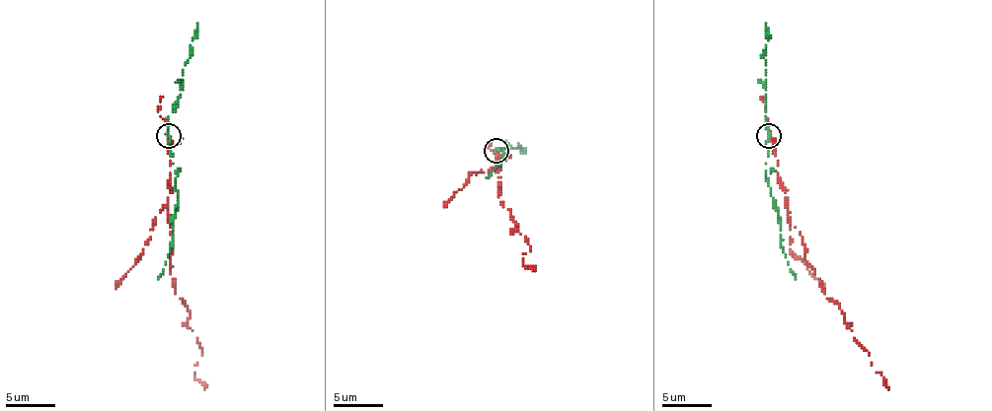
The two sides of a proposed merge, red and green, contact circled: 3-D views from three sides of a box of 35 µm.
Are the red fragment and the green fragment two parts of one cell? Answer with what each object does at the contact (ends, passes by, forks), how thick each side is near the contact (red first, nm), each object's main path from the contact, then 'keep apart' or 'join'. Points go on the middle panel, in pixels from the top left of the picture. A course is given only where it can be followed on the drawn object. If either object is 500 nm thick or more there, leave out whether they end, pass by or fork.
red passes by; green ends there; 200 nm thick on the red side, 360 nm on the other; red runs (496, 153), (496, 170), (500, 184), (498, 189), (503, 207), (530, 246), (523, 253), (523, 266), (535, 271); green runs (496, 150), (500, 148), (505, 153), (505, 148), (505, 155), (486, 177); keep apart

